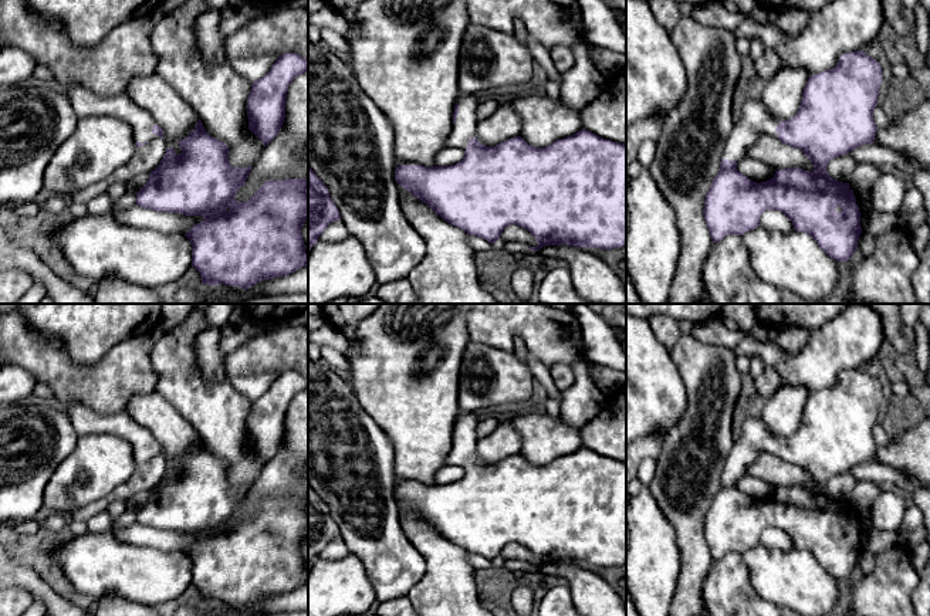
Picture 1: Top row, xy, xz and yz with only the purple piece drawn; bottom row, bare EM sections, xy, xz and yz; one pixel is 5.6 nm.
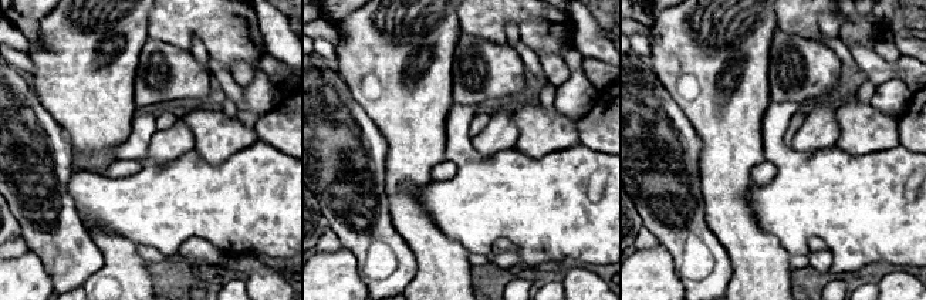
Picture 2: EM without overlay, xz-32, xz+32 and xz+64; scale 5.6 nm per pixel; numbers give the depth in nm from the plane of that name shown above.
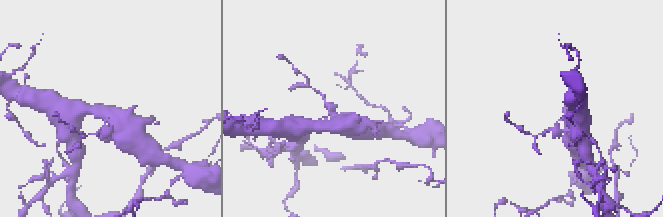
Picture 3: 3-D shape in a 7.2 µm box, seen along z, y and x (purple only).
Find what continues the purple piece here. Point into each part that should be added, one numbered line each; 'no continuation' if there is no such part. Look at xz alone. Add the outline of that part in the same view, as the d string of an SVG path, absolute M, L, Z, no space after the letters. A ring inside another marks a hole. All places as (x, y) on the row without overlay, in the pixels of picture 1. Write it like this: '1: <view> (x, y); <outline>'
1: xz (463, 447); M460 412L459 417L459 431L456 440L452 443L452 449L447 453L447 464L460 466L461 468L467 467L467 461L471 456L476 456L477 444L477 426L478 416L474 413Z

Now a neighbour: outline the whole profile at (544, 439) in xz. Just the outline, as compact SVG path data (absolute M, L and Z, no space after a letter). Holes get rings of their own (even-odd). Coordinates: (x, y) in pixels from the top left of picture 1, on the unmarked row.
M544 410L518 416L513 426L521 436L520 454L534 466L545 466L584 447L579 429Z

